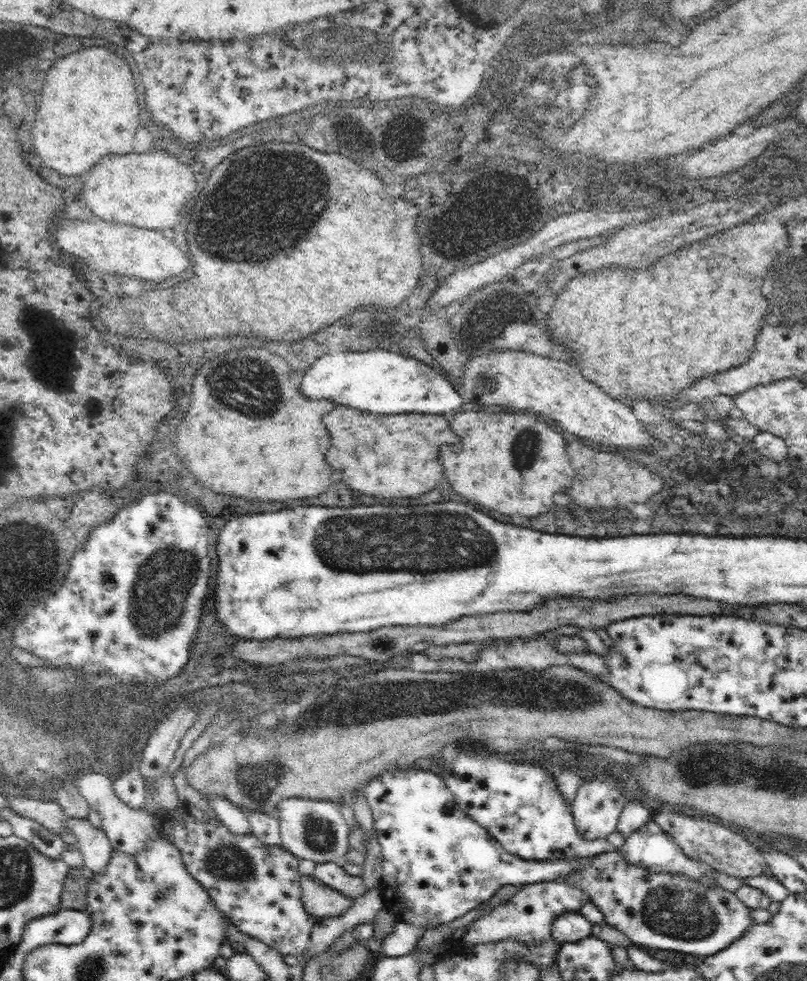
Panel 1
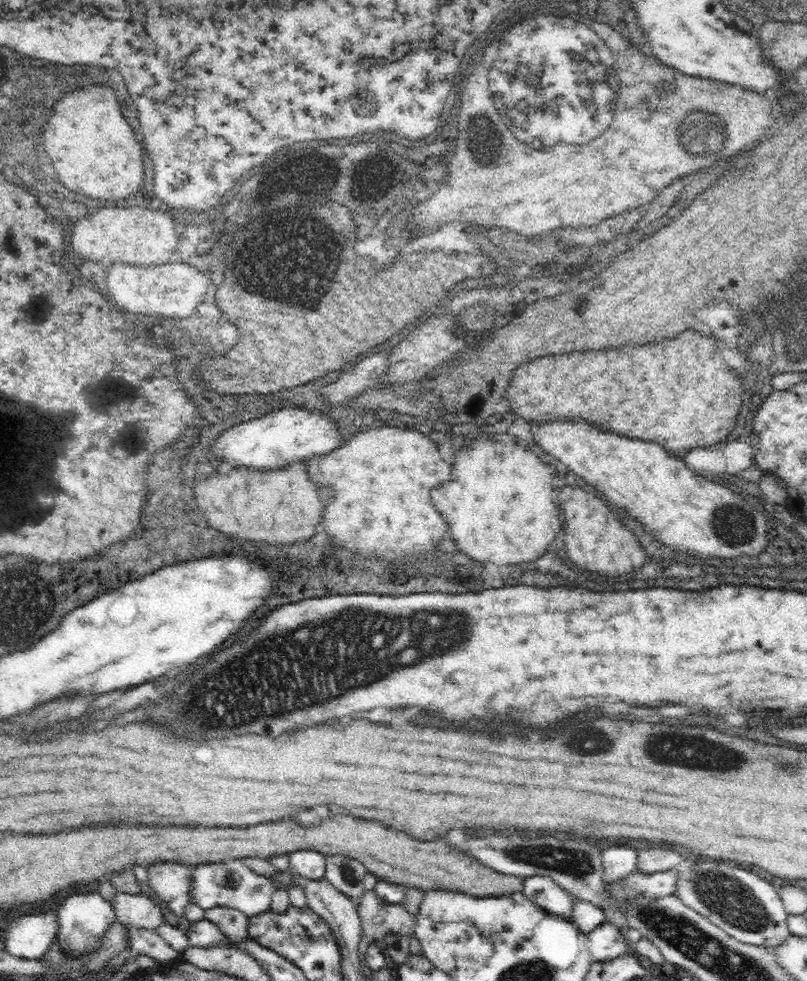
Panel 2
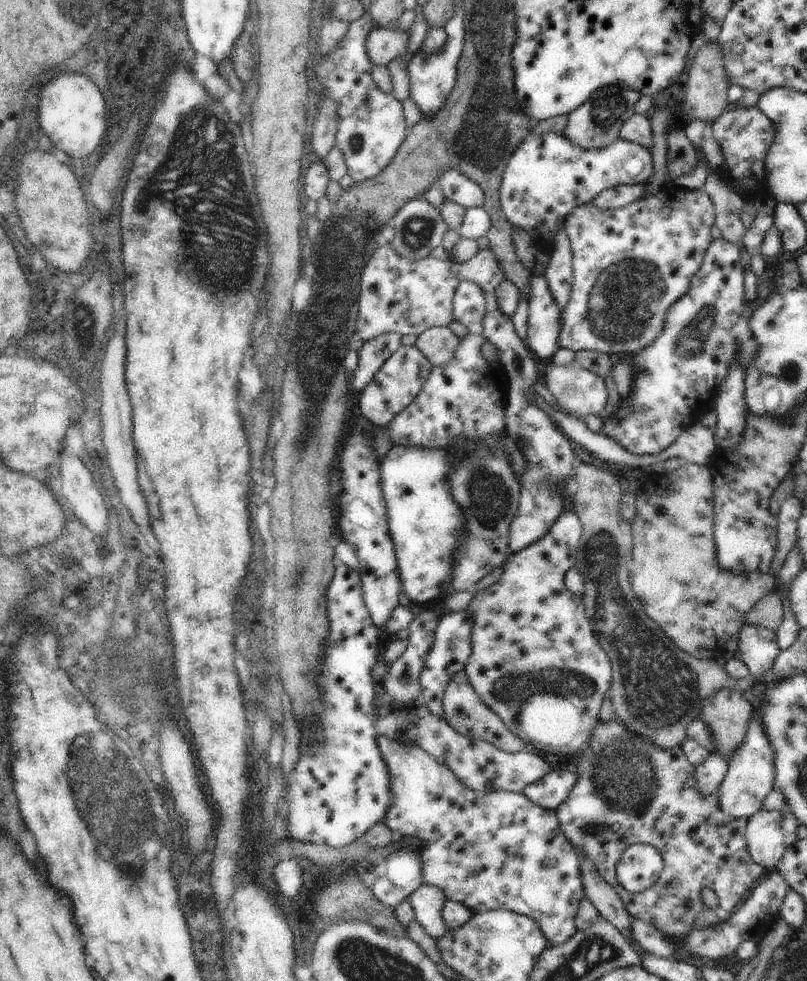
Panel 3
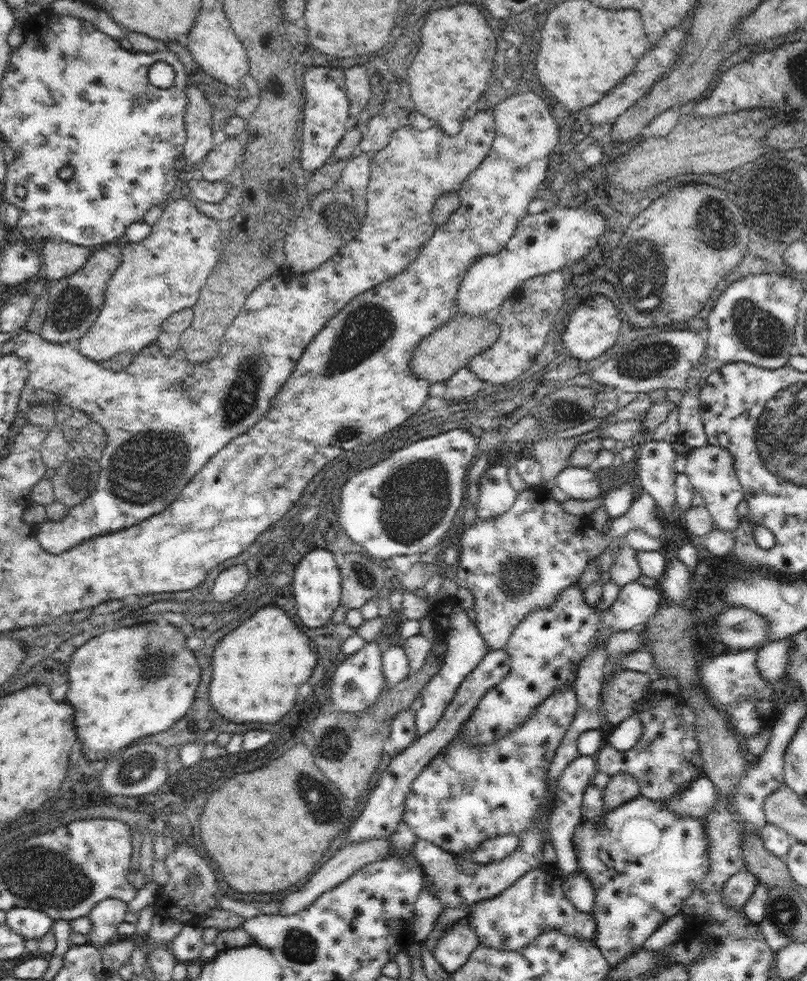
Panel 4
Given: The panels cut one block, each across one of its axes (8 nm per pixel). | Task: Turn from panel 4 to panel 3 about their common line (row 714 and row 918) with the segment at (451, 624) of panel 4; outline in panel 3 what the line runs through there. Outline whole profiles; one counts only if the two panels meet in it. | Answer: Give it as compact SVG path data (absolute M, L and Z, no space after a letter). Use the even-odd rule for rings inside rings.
M423 883L409 900L416 913L415 920L430 937L438 940L448 932L443 918L443 908L447 899L442 888Z

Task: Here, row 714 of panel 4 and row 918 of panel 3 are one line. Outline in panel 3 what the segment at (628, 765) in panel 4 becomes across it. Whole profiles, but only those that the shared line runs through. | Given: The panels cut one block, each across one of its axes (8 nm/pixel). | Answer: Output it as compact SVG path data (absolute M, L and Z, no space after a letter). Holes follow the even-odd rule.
M611 718L608 722L602 722L602 720L599 719L596 728L594 728L594 732L592 732L592 738L590 738L588 744L586 744L586 752L582 754L582 766L576 766L575 771L578 774L578 780L576 780L576 784L574 784L568 797L556 810L557 818L560 822L560 829L564 832L565 838L575 848L580 848L580 851L590 862L592 862L599 876L616 890L616 893L620 896L620 899L626 910L628 910L630 916L644 920L649 924L654 924L658 932L660 932L666 940L682 942L682 940L692 932L693 923L696 916L698 916L700 908L698 900L700 899L700 894L704 888L710 888L710 890L719 897L719 906L722 907L722 910L726 910L726 912L732 914L756 886L756 880L760 878L760 875L762 873L768 873L768 870L764 868L764 866L760 866L760 864L754 862L754 858L752 858L748 851L746 830L750 818L734 818L734 816L728 816L726 812L722 811L717 794L708 796L708 798L702 798L702 794L700 794L698 788L696 788L695 767L688 762L680 747L674 746L673 748L662 748L662 746L656 746L656 742L652 742L652 740L648 740L648 738L644 738L644 736L640 736L640 734L636 734L636 732L633 732L632 730L628 730L618 718ZM636 843L654 846L663 859L662 875L656 880L651 888L640 892L626 890L626 888L624 888L624 886L622 886L616 879L616 866L620 861L622 854L624 854L630 846L633 846Z

